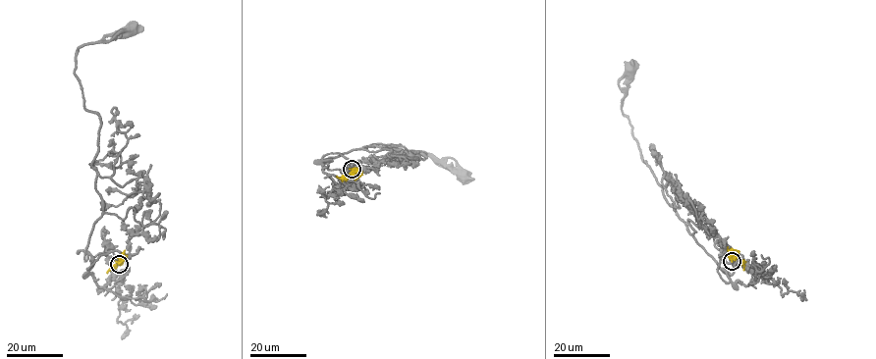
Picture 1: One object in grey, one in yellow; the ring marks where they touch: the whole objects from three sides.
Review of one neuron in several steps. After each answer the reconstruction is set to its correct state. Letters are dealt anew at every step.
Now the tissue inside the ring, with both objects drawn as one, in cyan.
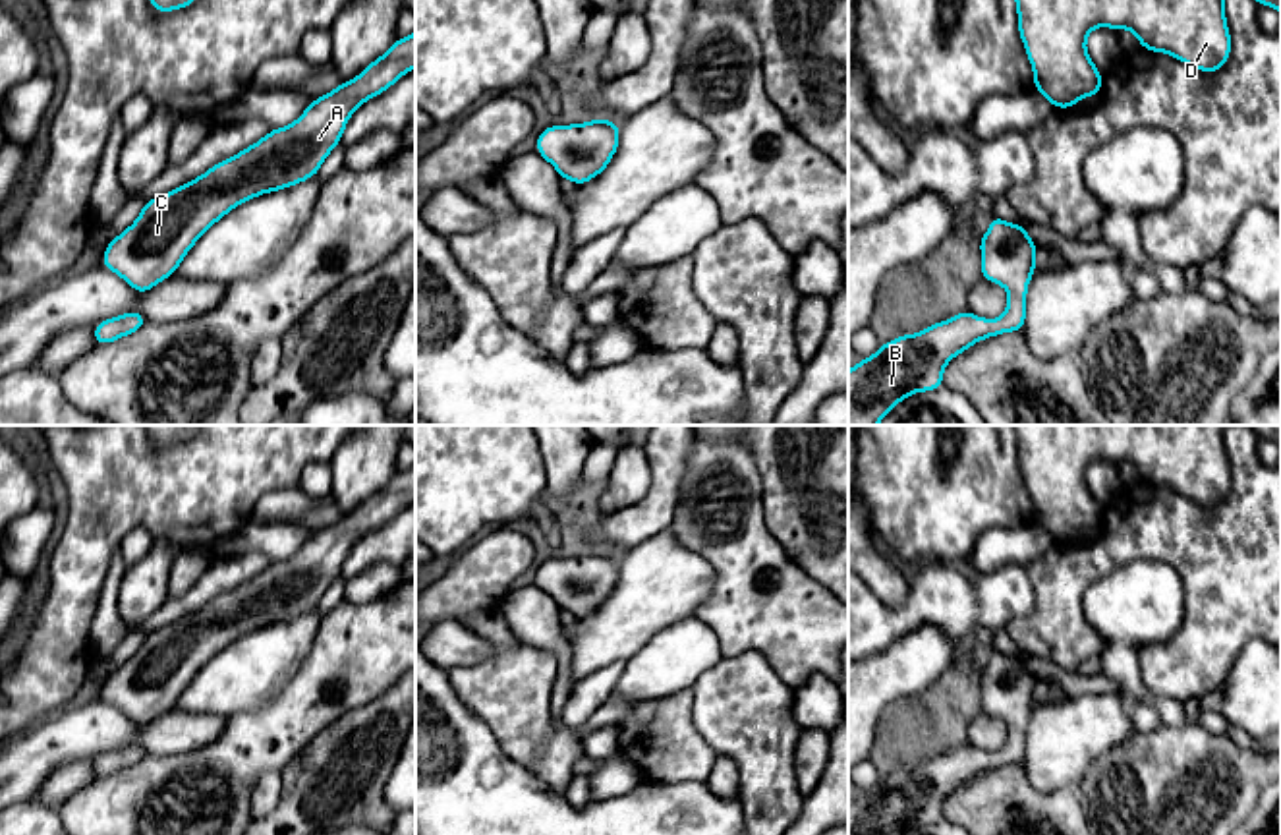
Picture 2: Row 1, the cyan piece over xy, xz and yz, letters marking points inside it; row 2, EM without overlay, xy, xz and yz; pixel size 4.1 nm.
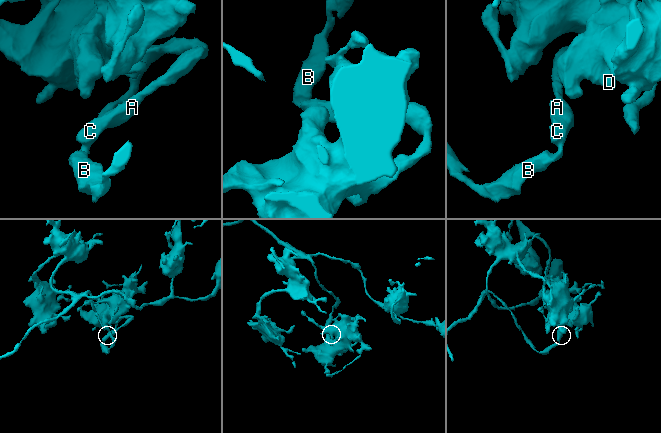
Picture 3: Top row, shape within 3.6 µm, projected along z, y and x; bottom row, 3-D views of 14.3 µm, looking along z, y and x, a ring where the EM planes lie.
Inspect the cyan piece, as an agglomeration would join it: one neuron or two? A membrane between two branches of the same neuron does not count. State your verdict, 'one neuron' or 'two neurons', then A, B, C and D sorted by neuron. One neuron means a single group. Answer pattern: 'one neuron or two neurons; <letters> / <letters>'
one neuron; A B C D

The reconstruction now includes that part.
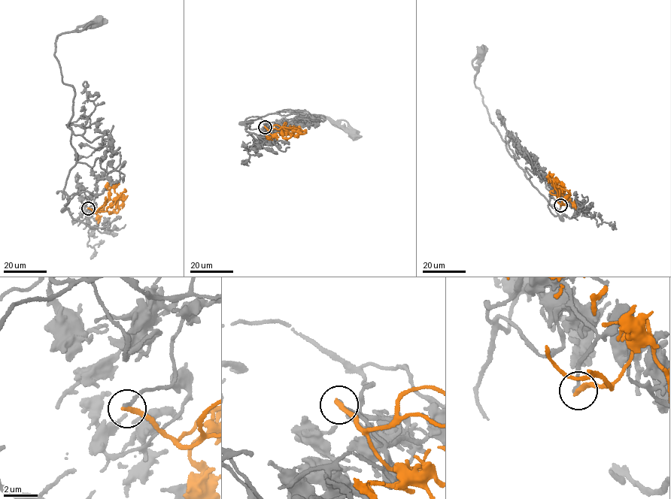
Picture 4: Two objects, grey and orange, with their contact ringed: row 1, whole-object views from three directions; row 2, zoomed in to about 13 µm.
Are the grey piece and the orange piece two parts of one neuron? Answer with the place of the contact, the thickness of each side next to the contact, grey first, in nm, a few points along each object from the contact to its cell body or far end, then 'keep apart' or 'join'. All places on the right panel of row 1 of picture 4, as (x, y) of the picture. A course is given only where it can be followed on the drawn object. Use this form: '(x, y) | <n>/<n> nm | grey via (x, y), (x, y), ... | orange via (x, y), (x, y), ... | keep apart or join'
(560, 205) | 200/280 nm | grey via (560, 205), (566, 197), (567, 204), (577, 208), (572, 218), (560, 216), (492, 123), (474, 83), (481, 52) | orange via (560, 205), (565, 205), (558, 195), (560, 186), (570, 194), (563, 200) | join

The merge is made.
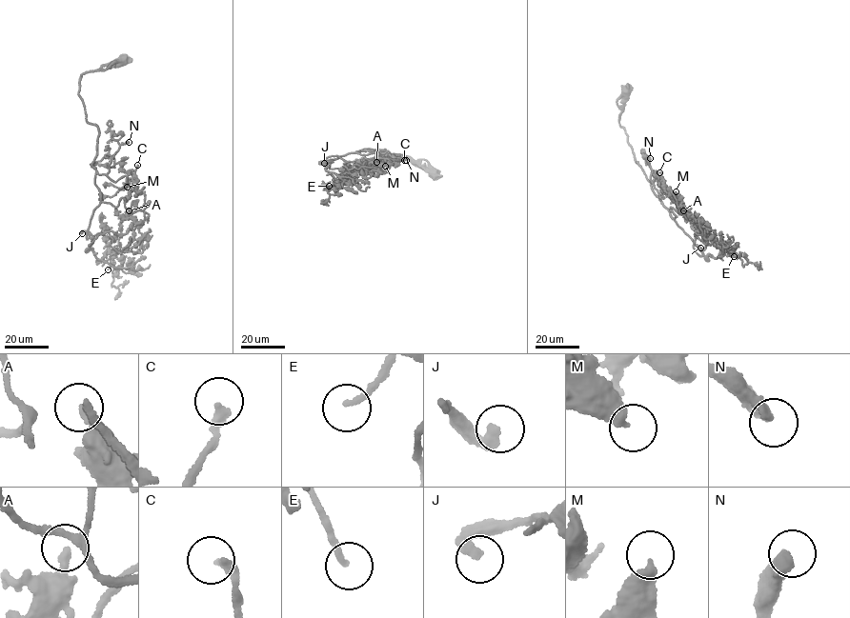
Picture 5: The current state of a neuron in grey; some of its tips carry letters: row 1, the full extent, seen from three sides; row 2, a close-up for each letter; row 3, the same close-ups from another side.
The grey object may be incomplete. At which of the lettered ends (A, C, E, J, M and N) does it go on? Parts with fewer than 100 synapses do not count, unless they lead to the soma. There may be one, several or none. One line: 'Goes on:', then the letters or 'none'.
Goes on: J

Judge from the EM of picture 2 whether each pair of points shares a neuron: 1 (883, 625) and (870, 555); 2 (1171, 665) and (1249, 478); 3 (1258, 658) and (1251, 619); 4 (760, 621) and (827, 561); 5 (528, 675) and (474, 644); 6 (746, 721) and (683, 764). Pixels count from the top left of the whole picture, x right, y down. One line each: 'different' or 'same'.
1: different
2: same
3: different
4: different
5: different
6: different

